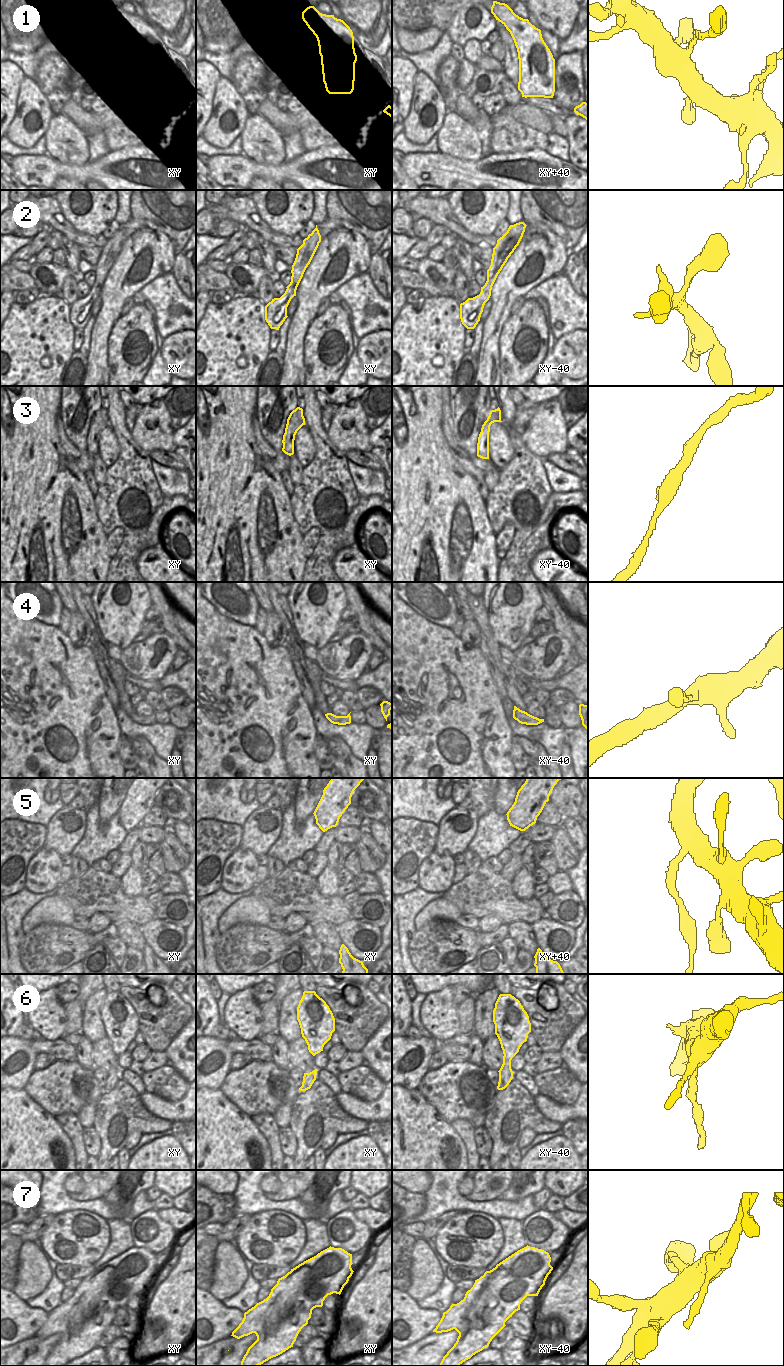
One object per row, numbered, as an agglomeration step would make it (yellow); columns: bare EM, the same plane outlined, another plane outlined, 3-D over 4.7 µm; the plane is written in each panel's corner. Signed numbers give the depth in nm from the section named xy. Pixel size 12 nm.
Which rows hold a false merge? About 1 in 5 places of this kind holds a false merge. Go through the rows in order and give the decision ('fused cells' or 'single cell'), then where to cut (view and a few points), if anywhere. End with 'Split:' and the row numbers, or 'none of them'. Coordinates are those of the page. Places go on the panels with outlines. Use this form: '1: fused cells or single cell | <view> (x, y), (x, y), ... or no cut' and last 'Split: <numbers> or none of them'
1: single cell | no cut
2: single cell | no cut
3: single cell | no cut
4: single cell | no cut
5: single cell | no cut
6: fused cells | xy (302, 1084), (304, 1090)
7: single cell | no cut
Split: 6

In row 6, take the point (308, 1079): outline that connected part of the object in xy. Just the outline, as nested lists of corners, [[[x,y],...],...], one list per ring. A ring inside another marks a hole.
[[[317,1069],[310,1073],[304,1073],[302,1085],[304,1086],[304,1091],[310,1089],[314,1081],[316,1080]]]

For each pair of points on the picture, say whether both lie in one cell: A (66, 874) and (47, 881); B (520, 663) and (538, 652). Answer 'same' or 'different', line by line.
A: different
B: same

